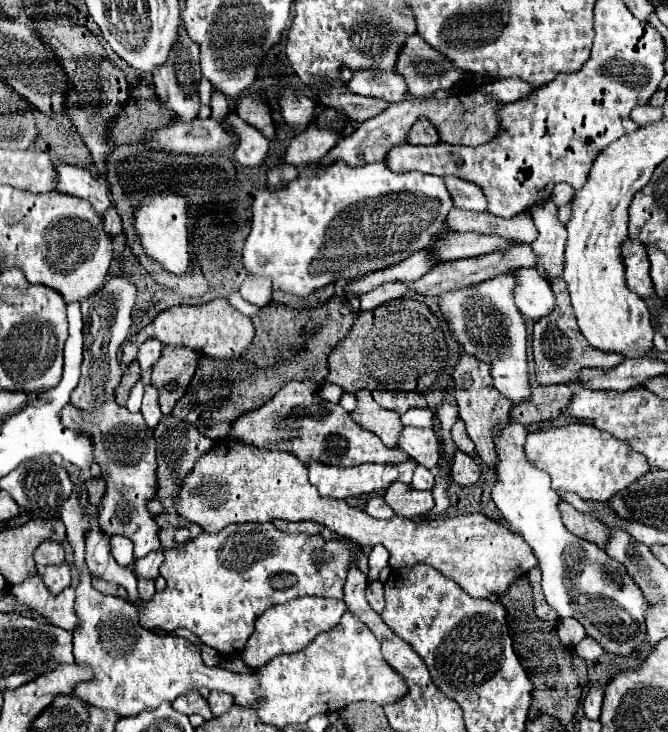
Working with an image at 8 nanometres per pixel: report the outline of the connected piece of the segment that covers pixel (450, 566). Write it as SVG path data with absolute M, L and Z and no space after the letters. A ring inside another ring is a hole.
M238 439L216 441L214 447L196 461L192 471L184 477L180 493L176 495L176 511L184 519L200 525L202 531L206 533L222 531L226 525L232 525L232 523L266 523L272 519L282 519L282 521L308 521L310 519L310 521L316 521L328 527L332 535L348 537L360 543L362 547L372 549L374 545L382 543L390 551L390 561L388 561L390 567L400 569L400 567L414 567L418 563L436 567L440 573L450 575L450 579L454 579L472 597L496 599L510 587L510 583L516 577L526 575L528 569L538 565L538 559L534 557L532 547L522 539L522 535L512 533L510 529L488 519L486 515L472 513L472 515L458 515L458 517L438 519L438 521L426 521L426 519L408 521L402 517L394 517L388 521L372 519L364 511L350 507L344 499L330 499L330 497L318 495L318 489L308 481L306 465L300 463L300 459L296 459L292 453L278 451L278 449L264 451L264 449L258 449Z

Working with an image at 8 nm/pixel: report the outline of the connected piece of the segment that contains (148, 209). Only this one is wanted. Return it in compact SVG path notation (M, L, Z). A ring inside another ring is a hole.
M158 193L142 201L140 209L134 213L134 229L140 235L144 251L148 257L158 261L166 271L174 275L184 275L190 265L188 255L188 199L176 193Z

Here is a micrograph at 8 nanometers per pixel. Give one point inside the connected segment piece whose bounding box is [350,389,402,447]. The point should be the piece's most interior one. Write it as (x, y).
(386, 424)

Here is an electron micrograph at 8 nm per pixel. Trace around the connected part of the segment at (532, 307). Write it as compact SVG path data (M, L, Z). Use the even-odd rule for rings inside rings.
M534 267L518 269L514 275L520 279L520 287L516 287L516 305L520 311L532 321L548 317L556 307L556 297L550 283L542 279Z

